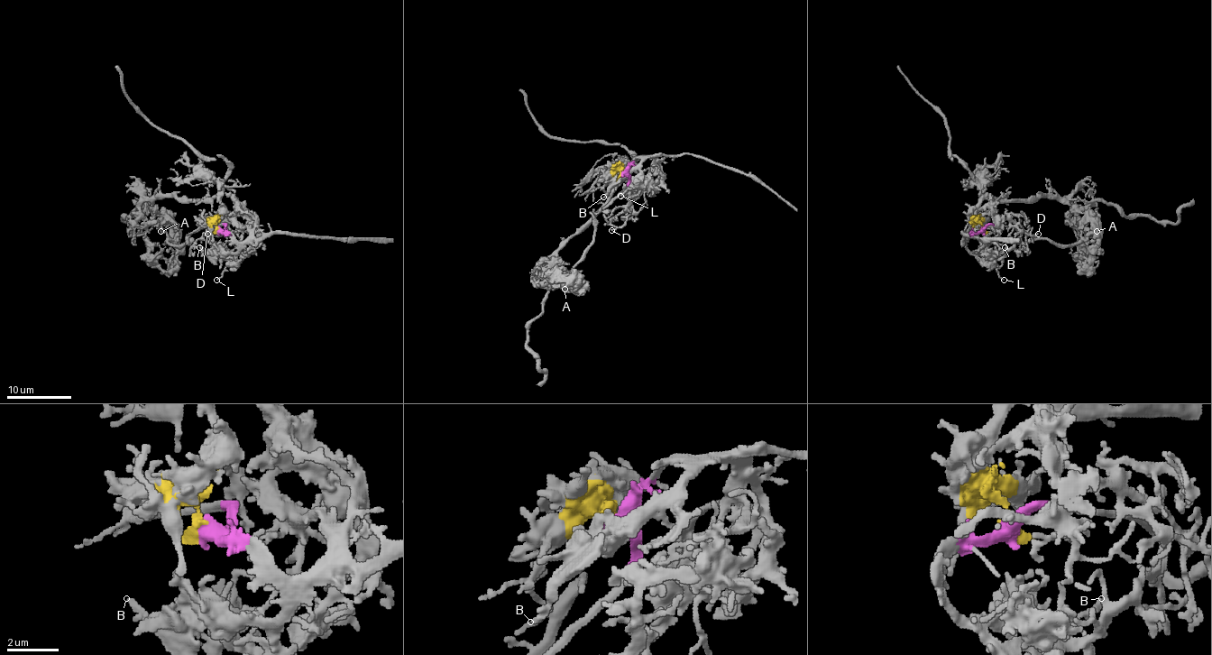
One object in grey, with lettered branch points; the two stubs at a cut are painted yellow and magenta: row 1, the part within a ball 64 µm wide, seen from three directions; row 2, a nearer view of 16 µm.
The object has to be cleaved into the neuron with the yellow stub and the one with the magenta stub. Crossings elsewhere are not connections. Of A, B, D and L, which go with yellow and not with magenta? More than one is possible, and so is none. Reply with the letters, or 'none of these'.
none of these

